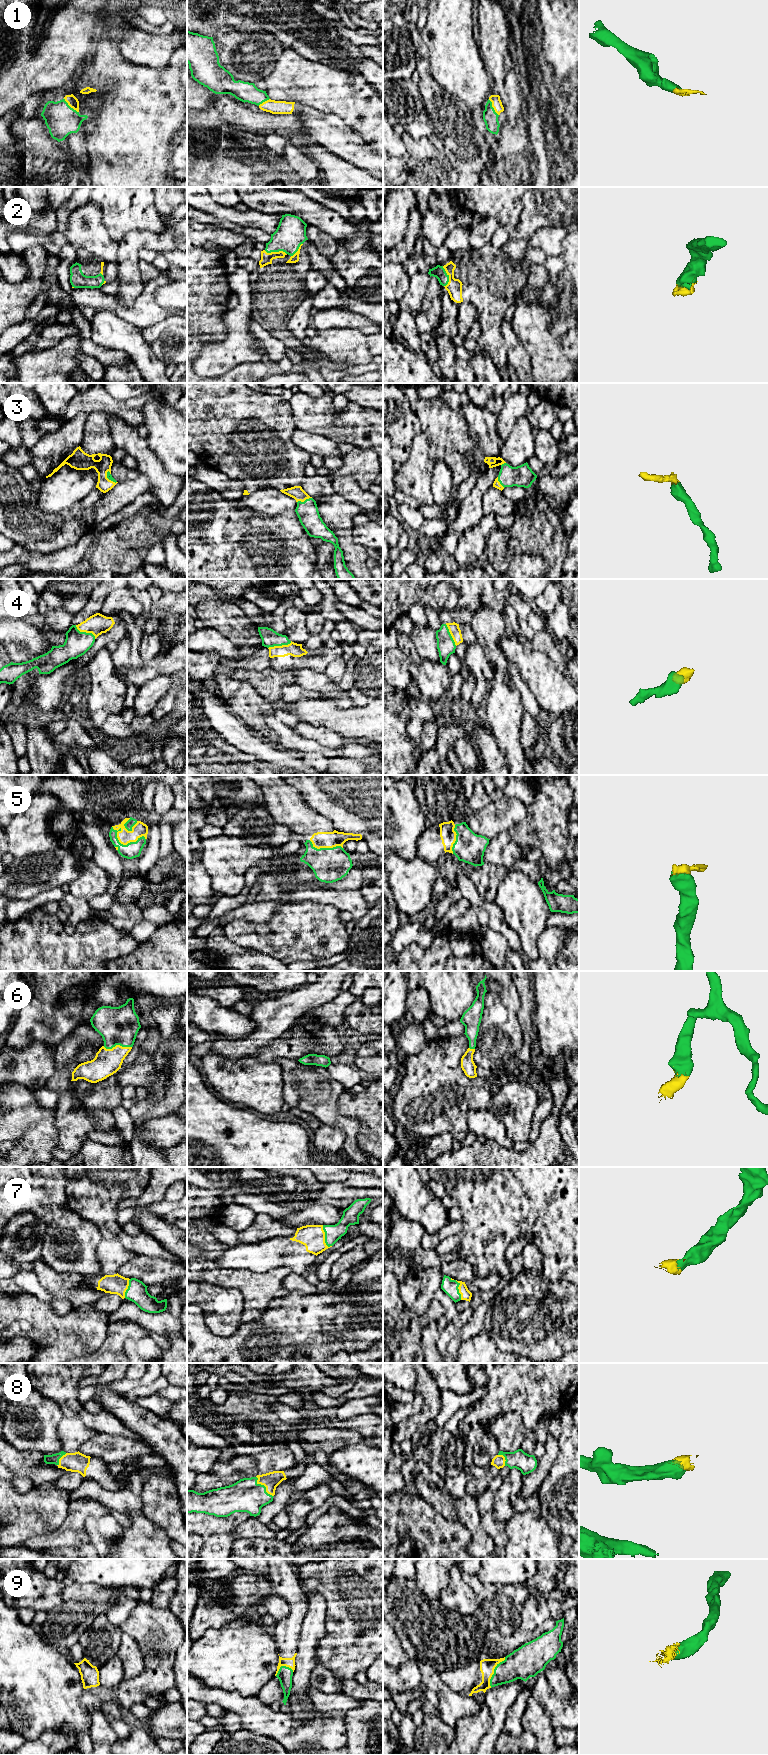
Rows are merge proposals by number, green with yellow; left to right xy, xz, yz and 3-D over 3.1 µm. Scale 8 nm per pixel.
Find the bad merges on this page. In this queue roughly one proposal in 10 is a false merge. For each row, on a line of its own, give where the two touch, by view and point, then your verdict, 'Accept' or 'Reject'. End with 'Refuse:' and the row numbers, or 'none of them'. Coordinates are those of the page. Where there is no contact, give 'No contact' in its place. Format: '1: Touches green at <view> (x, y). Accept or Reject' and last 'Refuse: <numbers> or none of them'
1: Touches green at xy (69, 106). Accept
2: Touches green at xz (275, 251). Accept
3: Touches green at xz (305, 500). Accept
4: Touches green at xz (279, 645). Accept
5: Touches green at xy (125, 845). Accept
6: Touches green at xy (117, 1044). Accept
7: Touches green at xz (325, 1236). Accept
8: Touches green at xz (264, 1486). Accept
9: Touches green at yz (494, 1672). Accept
Refuse: none of them

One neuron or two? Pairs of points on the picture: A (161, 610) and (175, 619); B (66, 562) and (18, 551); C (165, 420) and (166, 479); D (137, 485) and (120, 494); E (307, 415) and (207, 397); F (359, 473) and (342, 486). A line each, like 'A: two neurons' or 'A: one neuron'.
A: two neurons
B: one neuron
C: two neurons
D: one neuron
E: two neurons
F: two neurons

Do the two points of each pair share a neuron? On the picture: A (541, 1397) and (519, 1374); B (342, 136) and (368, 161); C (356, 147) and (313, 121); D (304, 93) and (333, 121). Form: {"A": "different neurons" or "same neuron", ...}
{"A": "same neuron", "B": "same neuron", "C": "same neuron", "D": "different neurons"}

